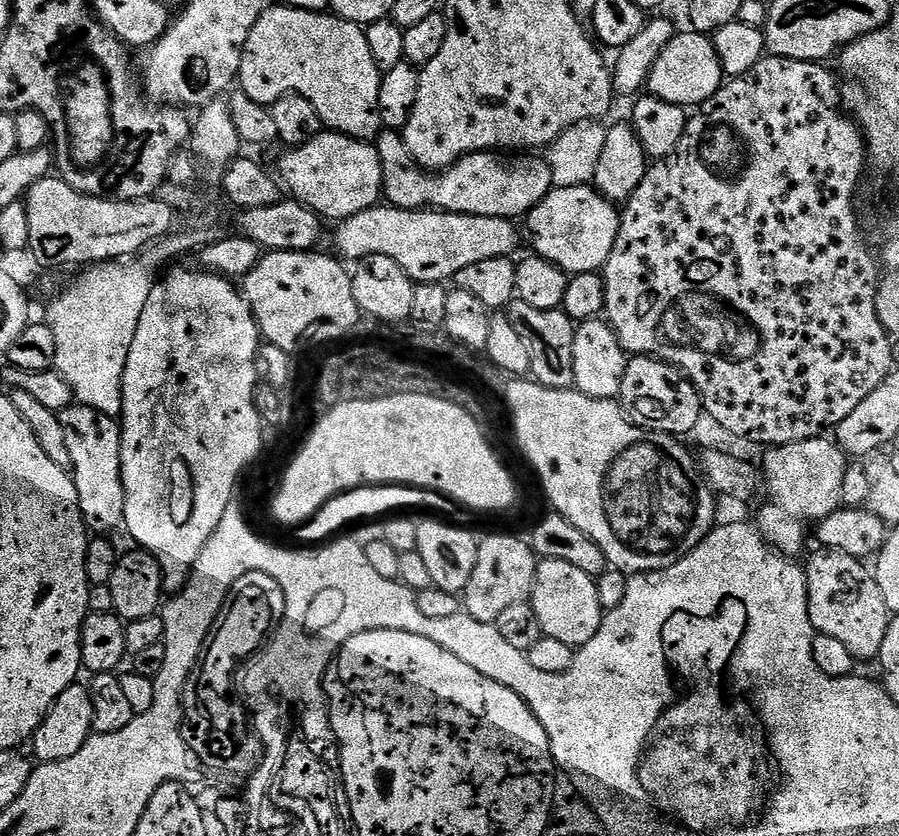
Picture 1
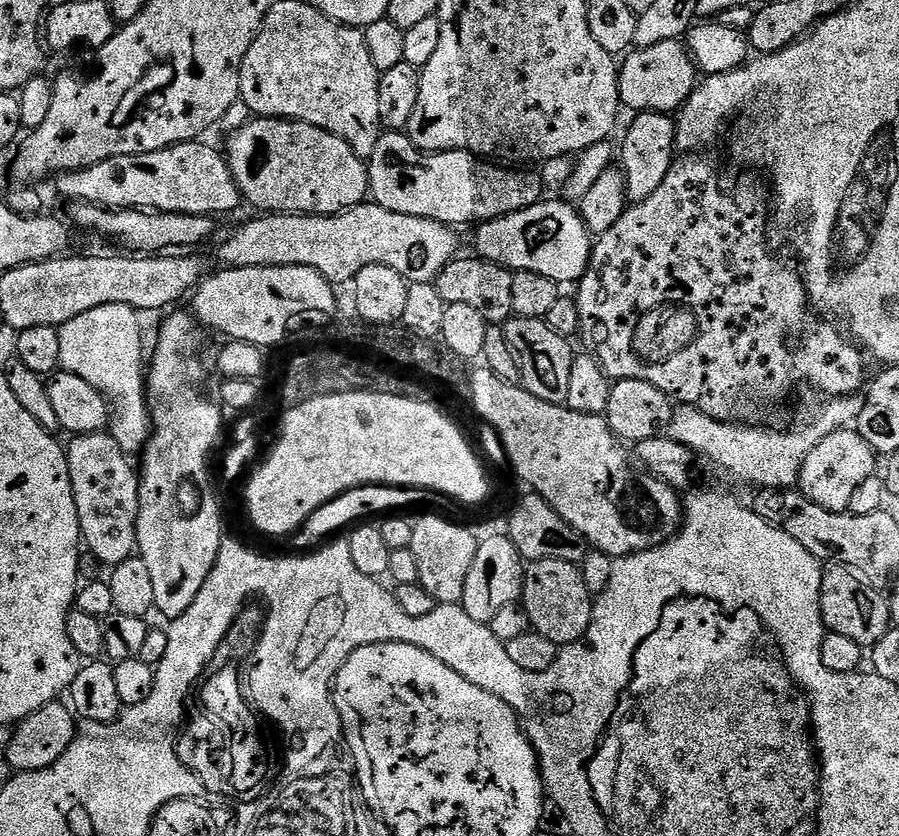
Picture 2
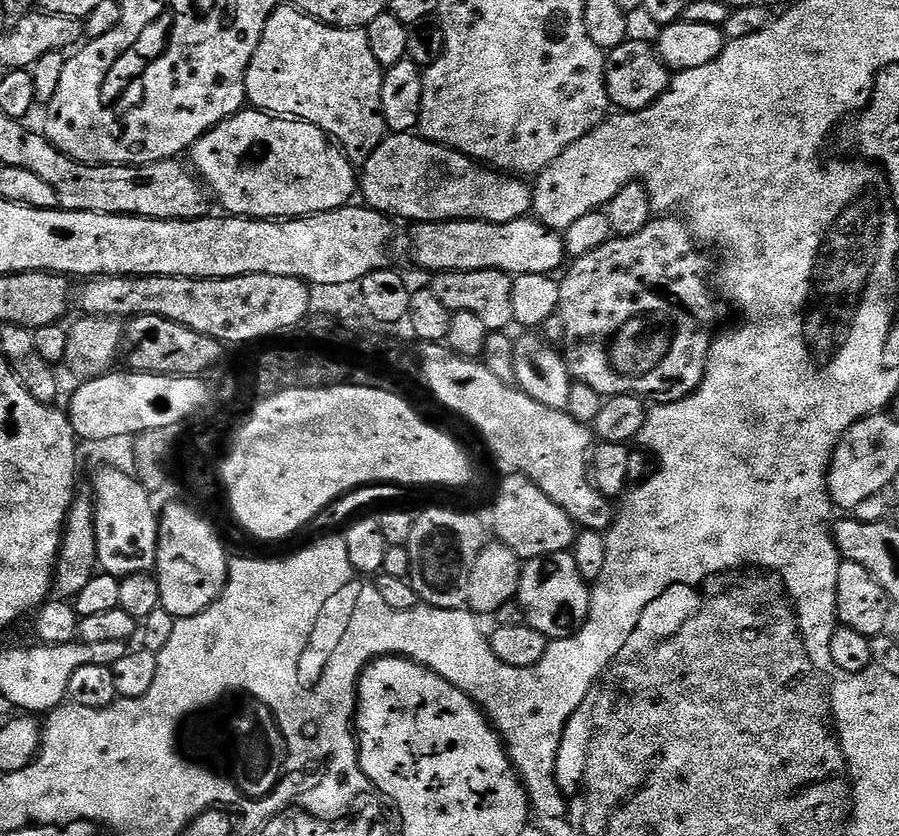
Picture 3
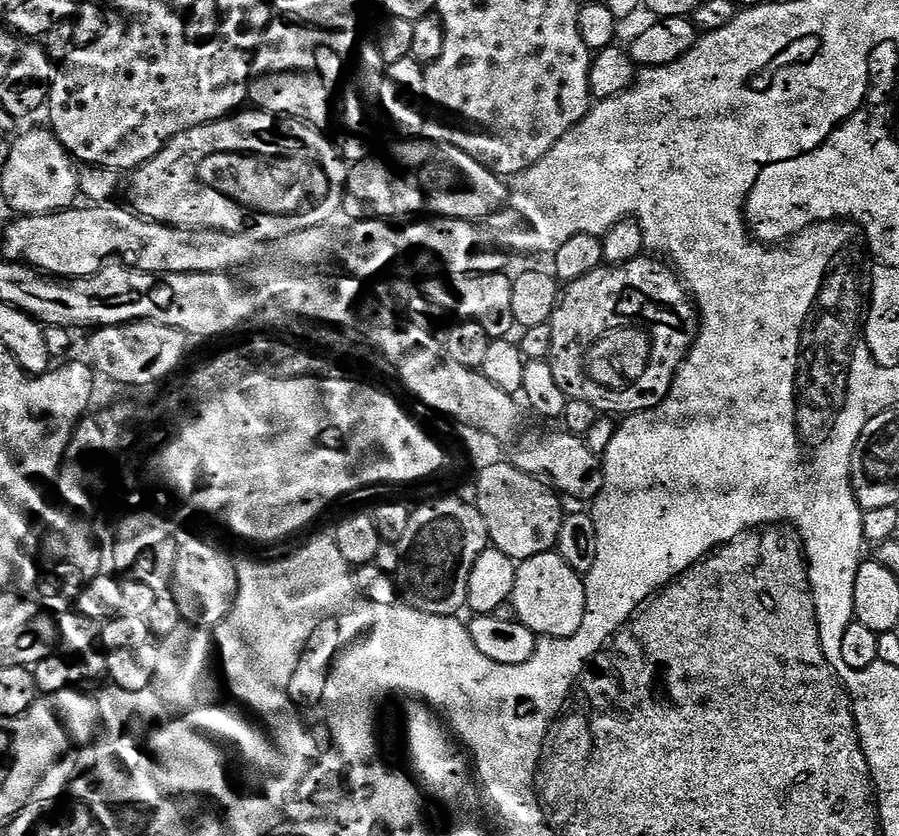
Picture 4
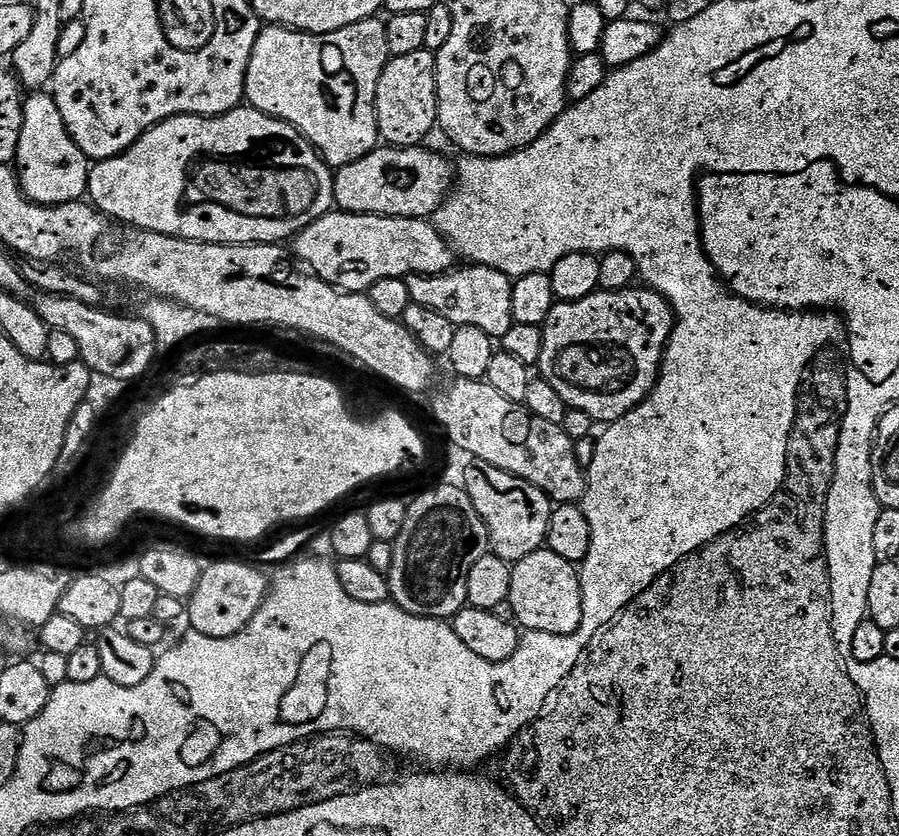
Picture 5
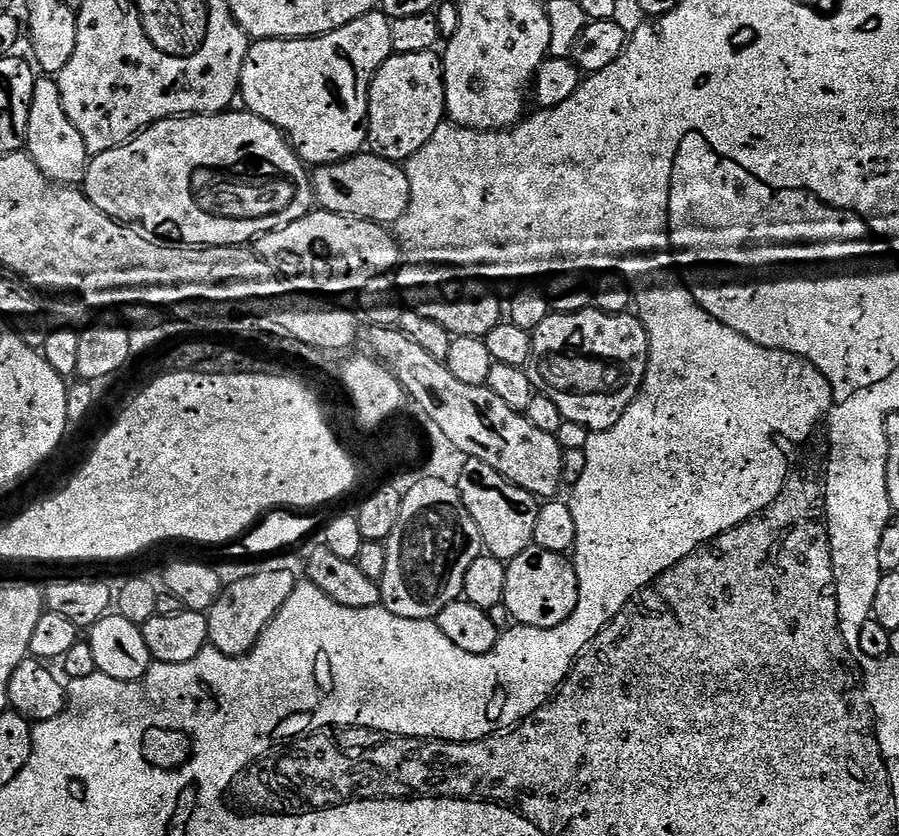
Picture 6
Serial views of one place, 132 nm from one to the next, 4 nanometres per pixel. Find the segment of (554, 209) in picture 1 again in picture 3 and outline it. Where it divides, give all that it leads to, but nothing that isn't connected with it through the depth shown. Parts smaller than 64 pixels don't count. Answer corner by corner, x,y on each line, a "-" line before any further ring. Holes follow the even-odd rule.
525,218
515,220
509,224
487,224
484,220
450,220
447,222
420,222
415,225
416,228
412,232
412,256
424,268
429,268
429,273
435,274
438,272
477,272
478,270
494,270
495,272
507,272
521,276
522,274
552,274
557,270
556,267
560,263
563,265
566,260
564,251
564,237
559,231
550,230
545,224
540,223
535,218

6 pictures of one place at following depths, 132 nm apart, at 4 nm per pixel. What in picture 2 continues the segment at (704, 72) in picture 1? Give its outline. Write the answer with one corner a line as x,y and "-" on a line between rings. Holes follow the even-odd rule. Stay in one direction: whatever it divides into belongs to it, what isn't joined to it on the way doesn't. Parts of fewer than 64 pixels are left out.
667,40
658,42
658,46
646,46
629,51
623,57
618,68
620,74
620,103
625,109
632,108
633,113
638,112
667,112
675,113
690,98
690,94
698,83
698,69
693,60
687,43
680,40

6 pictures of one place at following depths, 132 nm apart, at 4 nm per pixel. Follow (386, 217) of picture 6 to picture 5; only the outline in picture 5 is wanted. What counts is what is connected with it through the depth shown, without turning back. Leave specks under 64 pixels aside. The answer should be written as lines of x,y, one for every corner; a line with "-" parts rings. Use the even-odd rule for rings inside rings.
378,146
366,158
350,162
350,166
335,173
334,204
341,212
356,212
359,216
407,216
409,218
428,218
444,203
450,192
450,164
436,152
423,152
423,147
394,148

